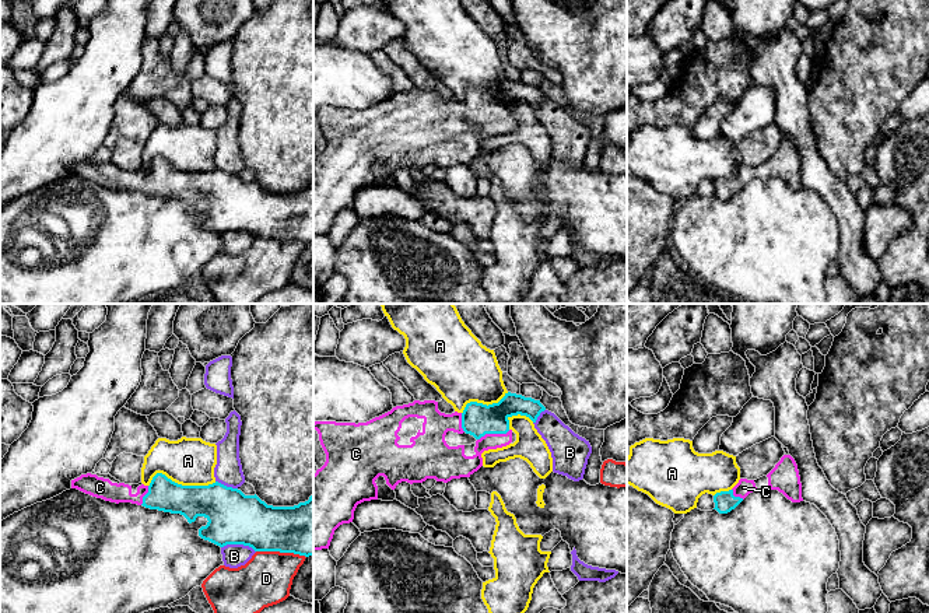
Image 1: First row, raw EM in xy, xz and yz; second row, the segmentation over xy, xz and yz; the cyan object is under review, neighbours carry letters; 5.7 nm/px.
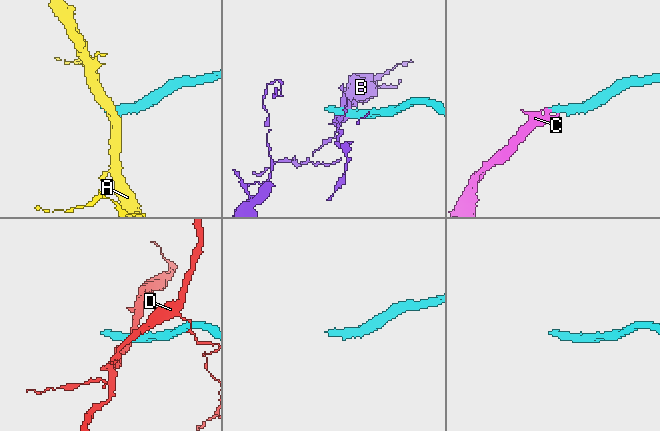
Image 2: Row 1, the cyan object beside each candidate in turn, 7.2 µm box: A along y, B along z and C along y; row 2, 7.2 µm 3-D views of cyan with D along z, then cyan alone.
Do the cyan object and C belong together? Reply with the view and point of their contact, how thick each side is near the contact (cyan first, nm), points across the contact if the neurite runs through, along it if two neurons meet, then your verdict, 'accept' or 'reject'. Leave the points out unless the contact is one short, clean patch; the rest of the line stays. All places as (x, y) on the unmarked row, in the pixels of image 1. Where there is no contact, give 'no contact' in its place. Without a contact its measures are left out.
contact xz (493, 119); calibres 190 and 120 nm; accept

